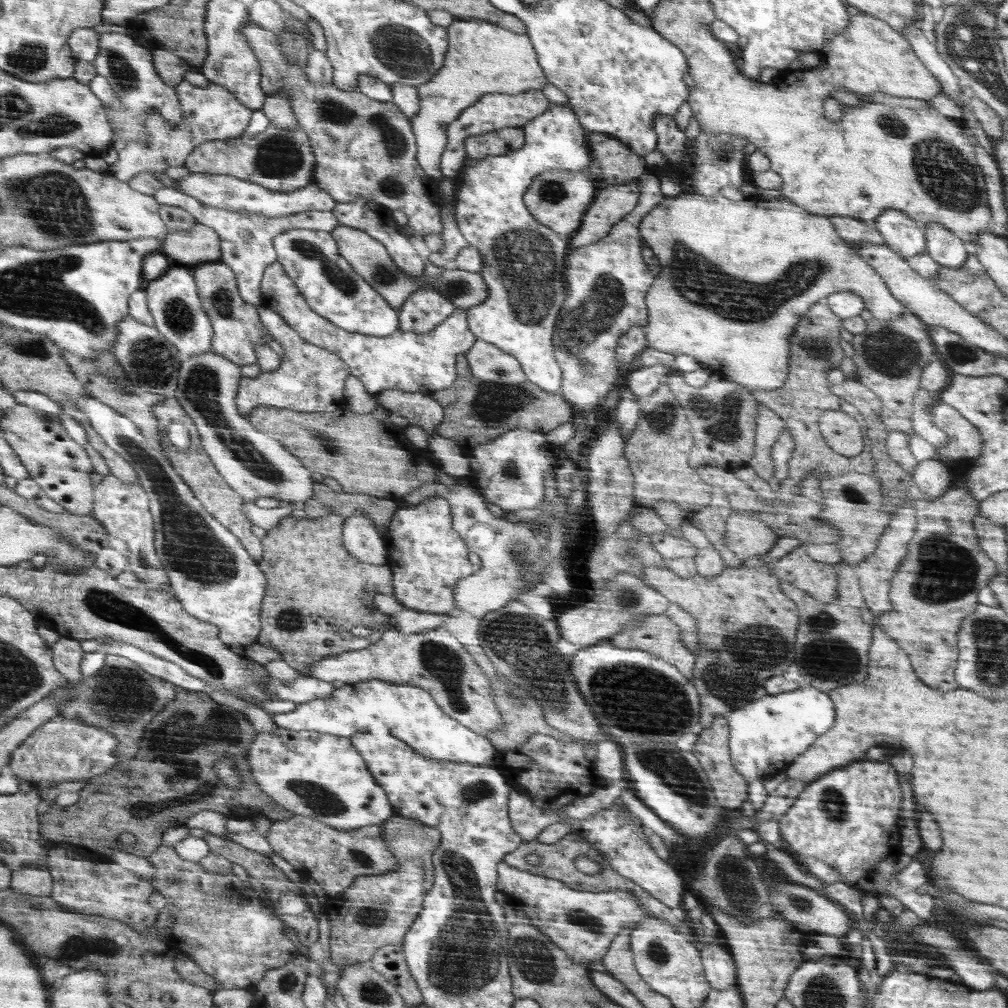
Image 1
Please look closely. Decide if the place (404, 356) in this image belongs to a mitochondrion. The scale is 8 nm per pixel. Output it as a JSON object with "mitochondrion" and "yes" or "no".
{"mitochondrion":"no"}

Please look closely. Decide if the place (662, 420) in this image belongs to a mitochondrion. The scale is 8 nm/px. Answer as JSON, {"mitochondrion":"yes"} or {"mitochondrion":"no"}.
{"mitochondrion":"yes"}

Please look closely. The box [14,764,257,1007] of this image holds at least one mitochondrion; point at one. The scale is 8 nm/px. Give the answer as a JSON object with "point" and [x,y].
{"point":[83,944]}

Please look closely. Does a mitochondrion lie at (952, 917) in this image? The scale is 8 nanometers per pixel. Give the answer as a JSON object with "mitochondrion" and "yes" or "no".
{"mitochondrion":"no"}

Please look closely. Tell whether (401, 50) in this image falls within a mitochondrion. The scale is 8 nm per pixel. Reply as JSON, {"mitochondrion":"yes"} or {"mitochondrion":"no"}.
{"mitochondrion":"yes"}

